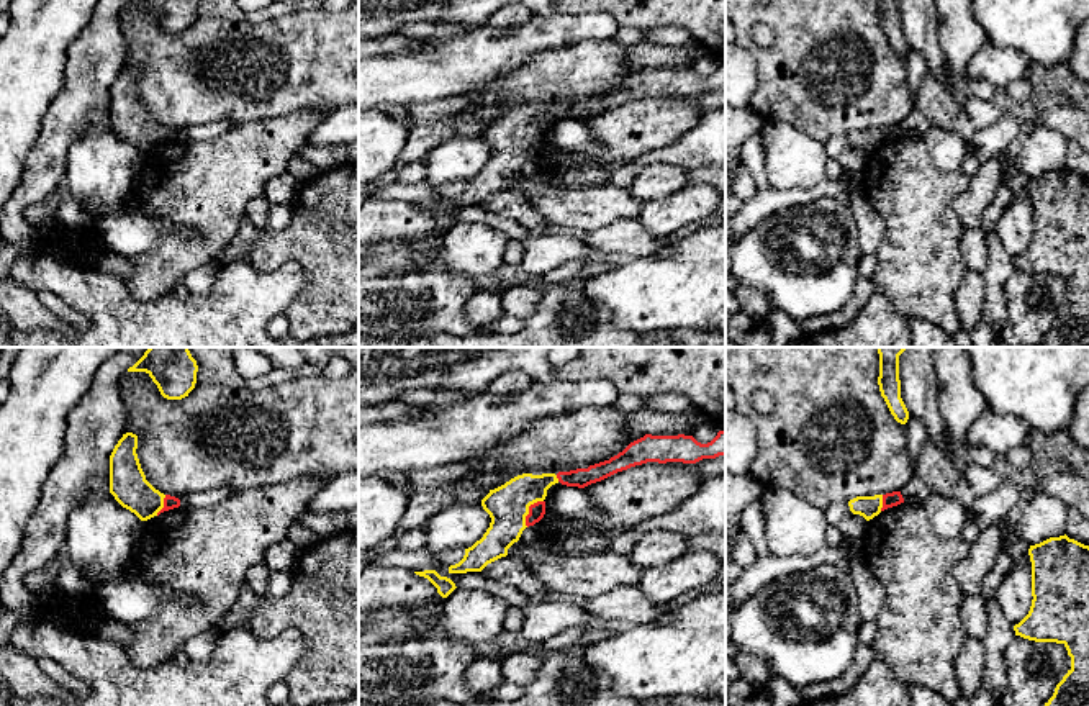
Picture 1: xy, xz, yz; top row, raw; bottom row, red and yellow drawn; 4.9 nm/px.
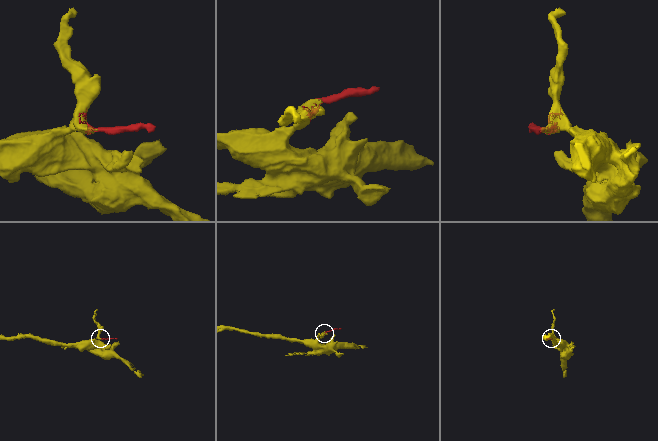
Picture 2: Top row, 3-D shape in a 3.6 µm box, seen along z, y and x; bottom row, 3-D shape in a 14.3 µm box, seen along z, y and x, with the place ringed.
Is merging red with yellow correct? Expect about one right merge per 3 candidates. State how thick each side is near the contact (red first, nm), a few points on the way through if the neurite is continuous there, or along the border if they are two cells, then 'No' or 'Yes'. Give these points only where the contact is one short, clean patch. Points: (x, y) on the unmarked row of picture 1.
Thickness 80 nm (red) against 200 nm. Yes

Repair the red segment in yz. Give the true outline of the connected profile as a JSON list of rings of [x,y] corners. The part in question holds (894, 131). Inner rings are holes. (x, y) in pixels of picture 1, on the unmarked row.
[[[892,124],[886,128],[874,129],[856,129],[848,134],[850,144],[853,147],[863,149],[866,154],[878,149],[881,144],[904,136],[901,124]]]

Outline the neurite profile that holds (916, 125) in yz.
[[[911,48],[906,56],[906,66],[907,66],[907,82],[912,93],[914,106],[911,113],[901,121],[901,128],[906,136],[924,138],[925,133],[932,128],[932,123],[917,110],[915,93],[922,80],[925,79],[927,66],[924,57]]]

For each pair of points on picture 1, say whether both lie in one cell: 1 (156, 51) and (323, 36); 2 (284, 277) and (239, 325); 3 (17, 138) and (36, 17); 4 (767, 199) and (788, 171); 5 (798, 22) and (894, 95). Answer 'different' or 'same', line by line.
1: same
2: same
3: same
4: different
5: same

